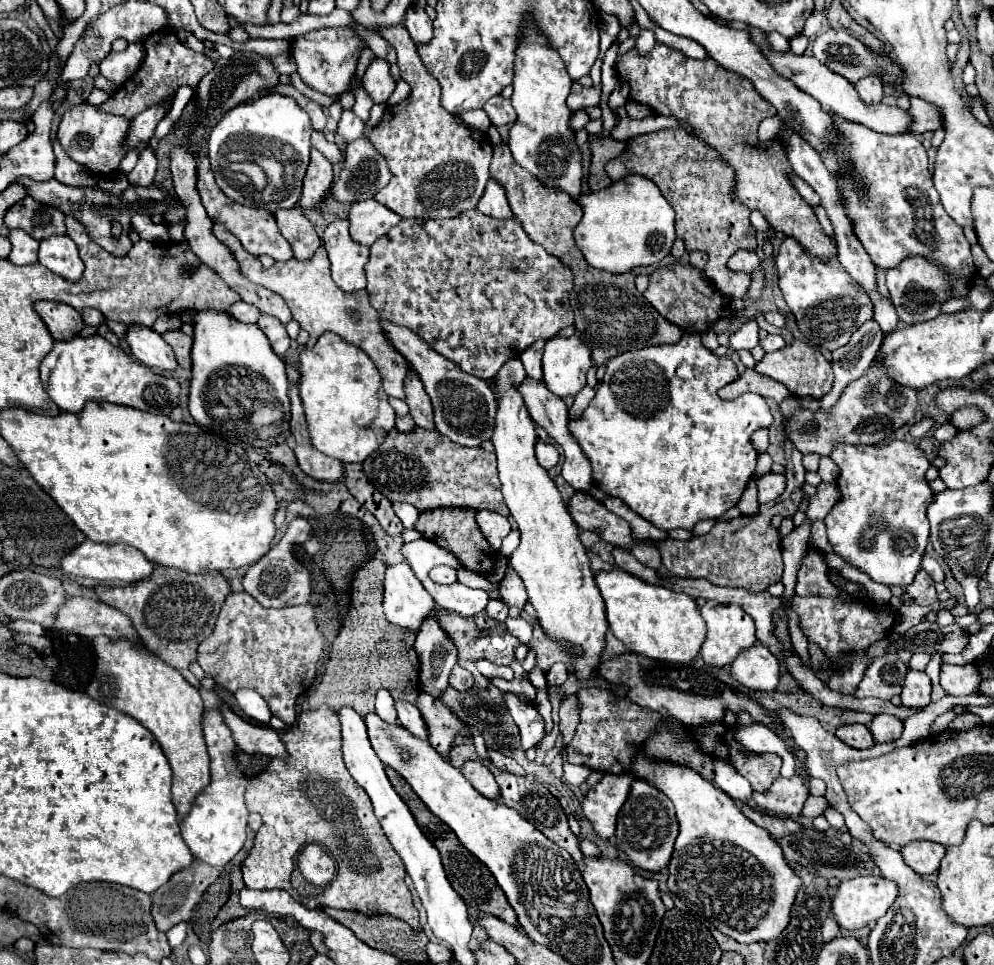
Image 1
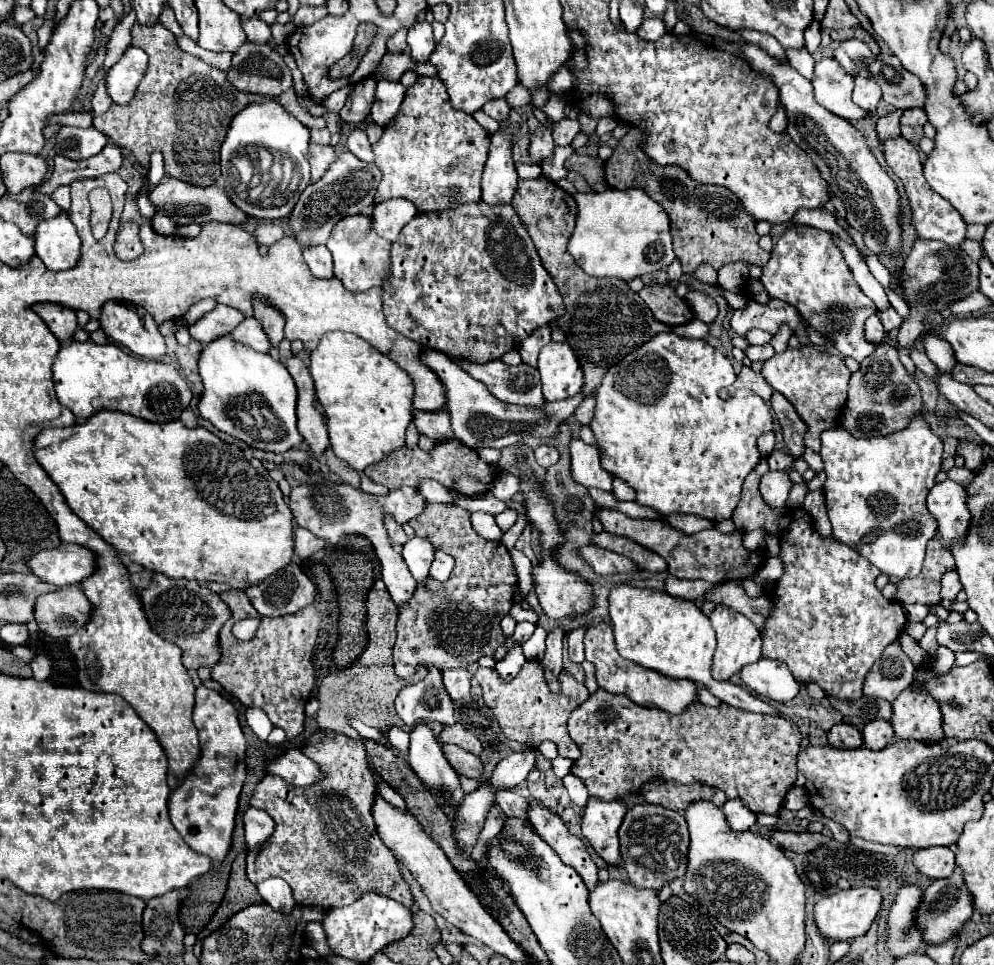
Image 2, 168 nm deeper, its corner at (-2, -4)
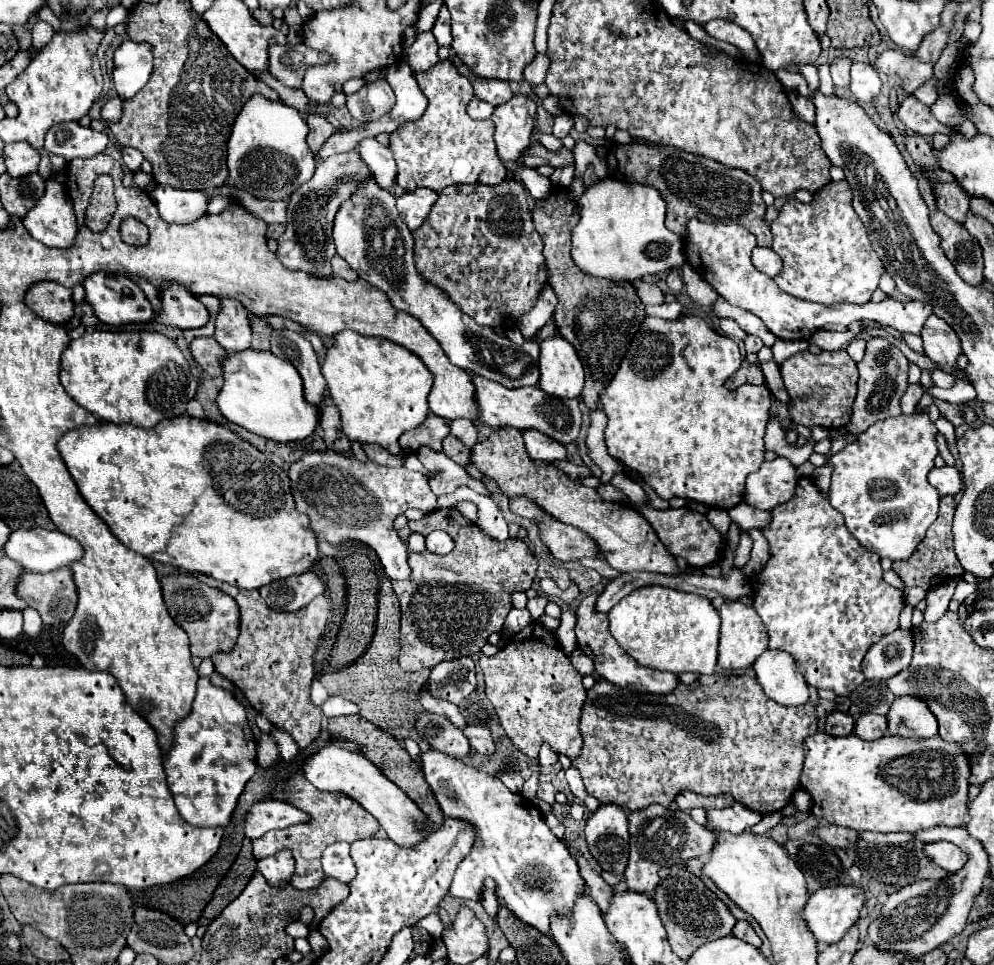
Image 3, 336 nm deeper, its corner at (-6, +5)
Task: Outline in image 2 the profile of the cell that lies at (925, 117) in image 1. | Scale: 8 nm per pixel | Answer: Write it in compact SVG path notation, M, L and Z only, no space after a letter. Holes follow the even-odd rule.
M914 108L914 110L904 110L902 118L900 118L900 124L904 126L916 126L916 124L926 124L928 118L926 118L926 112L924 108Z

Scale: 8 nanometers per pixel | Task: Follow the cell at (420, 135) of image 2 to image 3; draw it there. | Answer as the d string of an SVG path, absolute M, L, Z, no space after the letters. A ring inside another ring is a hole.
M446 59L424 73L416 73L416 81L428 99L428 107L420 119L406 121L390 133L390 151L398 167L396 185L402 191L414 191L418 187L442 191L448 185L460 183L498 185L504 181L508 171L496 155L492 139L494 123L474 121L466 113L466 105L474 97L470 79L460 75L452 61Z

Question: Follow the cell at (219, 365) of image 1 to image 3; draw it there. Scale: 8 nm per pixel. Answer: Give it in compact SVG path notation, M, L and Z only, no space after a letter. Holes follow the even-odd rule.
M246 349L222 357L220 367L224 385L218 393L216 403L228 421L276 443L302 441L312 435L318 423L318 411L304 399L302 377L294 365L276 357L272 351Z

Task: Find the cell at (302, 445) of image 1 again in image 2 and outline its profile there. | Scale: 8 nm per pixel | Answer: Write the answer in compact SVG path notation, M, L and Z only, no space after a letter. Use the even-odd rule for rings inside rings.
M296 354L284 358L282 364L292 374L298 388L298 430L304 440L310 444L314 456L322 456L328 448L328 430L324 410L318 406L318 398L314 398L314 380L304 364L304 360Z

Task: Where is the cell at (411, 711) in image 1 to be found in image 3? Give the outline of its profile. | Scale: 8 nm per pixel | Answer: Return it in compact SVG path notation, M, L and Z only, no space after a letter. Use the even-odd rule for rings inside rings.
M428 749L426 753L420 755L422 761L422 771L424 777L440 803L442 811L446 817L454 819L464 819L474 825L476 829L476 843L472 853L460 861L452 885L450 885L450 895L452 897L462 897L462 899L472 899L478 901L482 893L482 881L486 877L492 877L496 881L496 897L506 903L508 909L514 911L514 915L520 917L520 921L526 921L528 925L536 927L544 935L550 937L550 925L548 919L552 913L570 913L570 907L574 905L574 899L584 891L584 881L578 873L578 865L568 851L568 847L552 835L548 825L544 823L542 813L526 801L522 795L512 793L498 777L492 777L488 773L482 773L450 755L444 755L436 749Z

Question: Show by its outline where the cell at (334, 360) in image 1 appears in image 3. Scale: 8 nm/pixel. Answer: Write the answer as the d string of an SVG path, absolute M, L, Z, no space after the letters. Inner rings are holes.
M340 331L334 335L334 345L326 349L322 375L340 411L342 433L348 441L358 441L360 445L376 443L390 453L402 453L398 443L400 435L418 427L428 415L426 397L432 389L430 371L414 353L388 339Z

